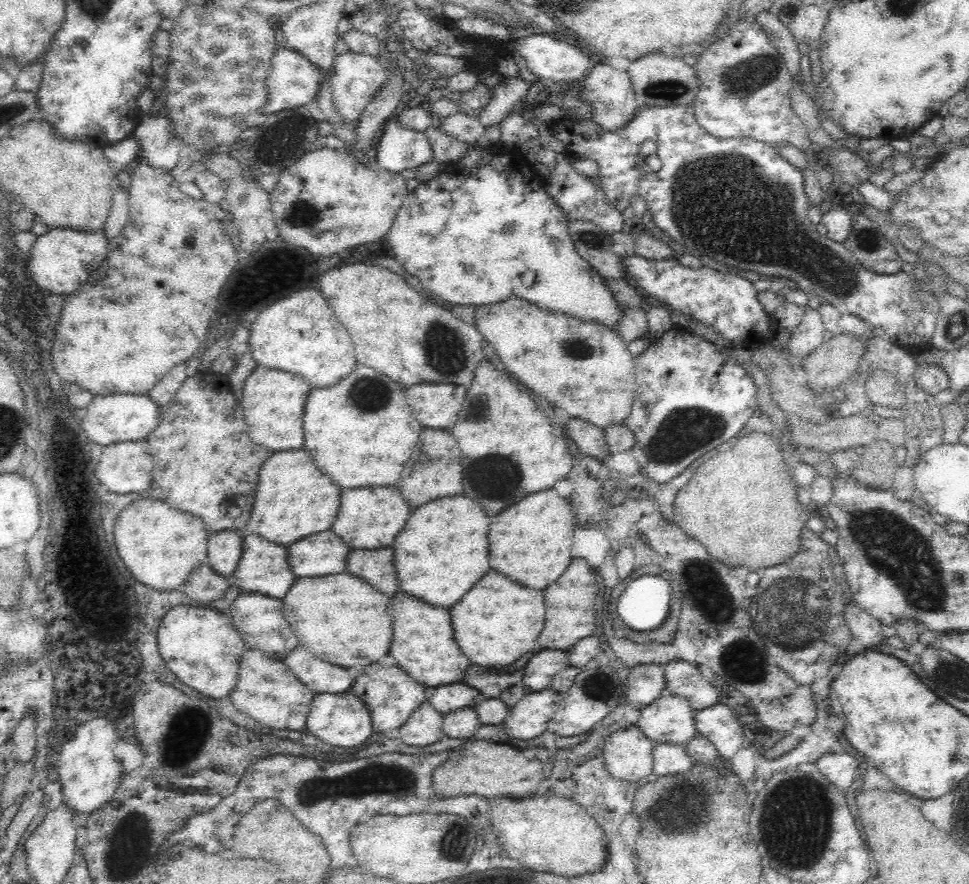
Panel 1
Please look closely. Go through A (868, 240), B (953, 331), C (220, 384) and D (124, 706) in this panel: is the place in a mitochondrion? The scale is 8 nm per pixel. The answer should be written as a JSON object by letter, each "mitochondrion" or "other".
{"A":"mitochondrion","B":"mitochondrion","C":"other","D":"other"}

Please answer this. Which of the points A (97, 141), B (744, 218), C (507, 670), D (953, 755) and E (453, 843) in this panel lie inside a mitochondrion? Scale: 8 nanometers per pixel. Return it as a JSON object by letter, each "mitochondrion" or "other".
{"A":"other","B":"mitochondrion","C":"other","D":"mitochondrion","E":"mitochondrion"}

